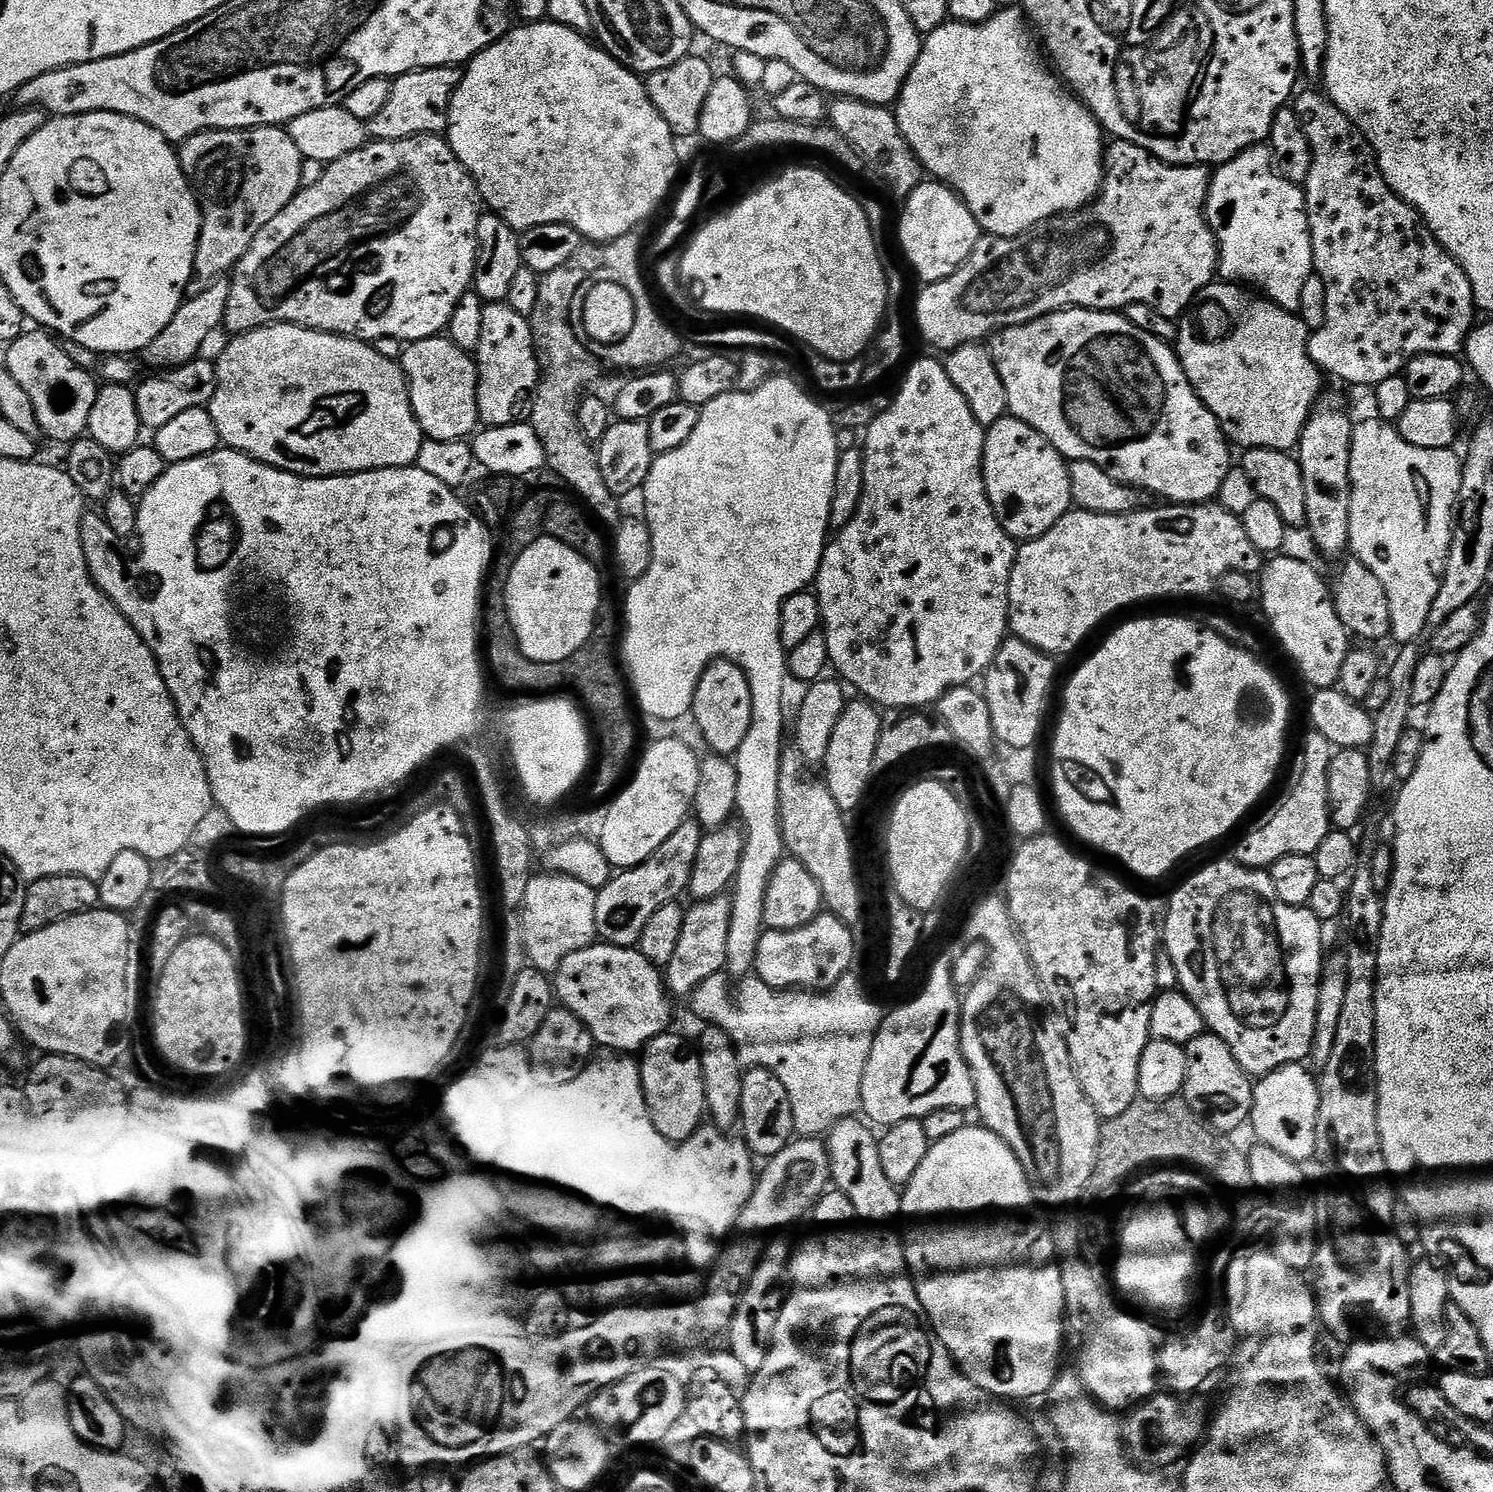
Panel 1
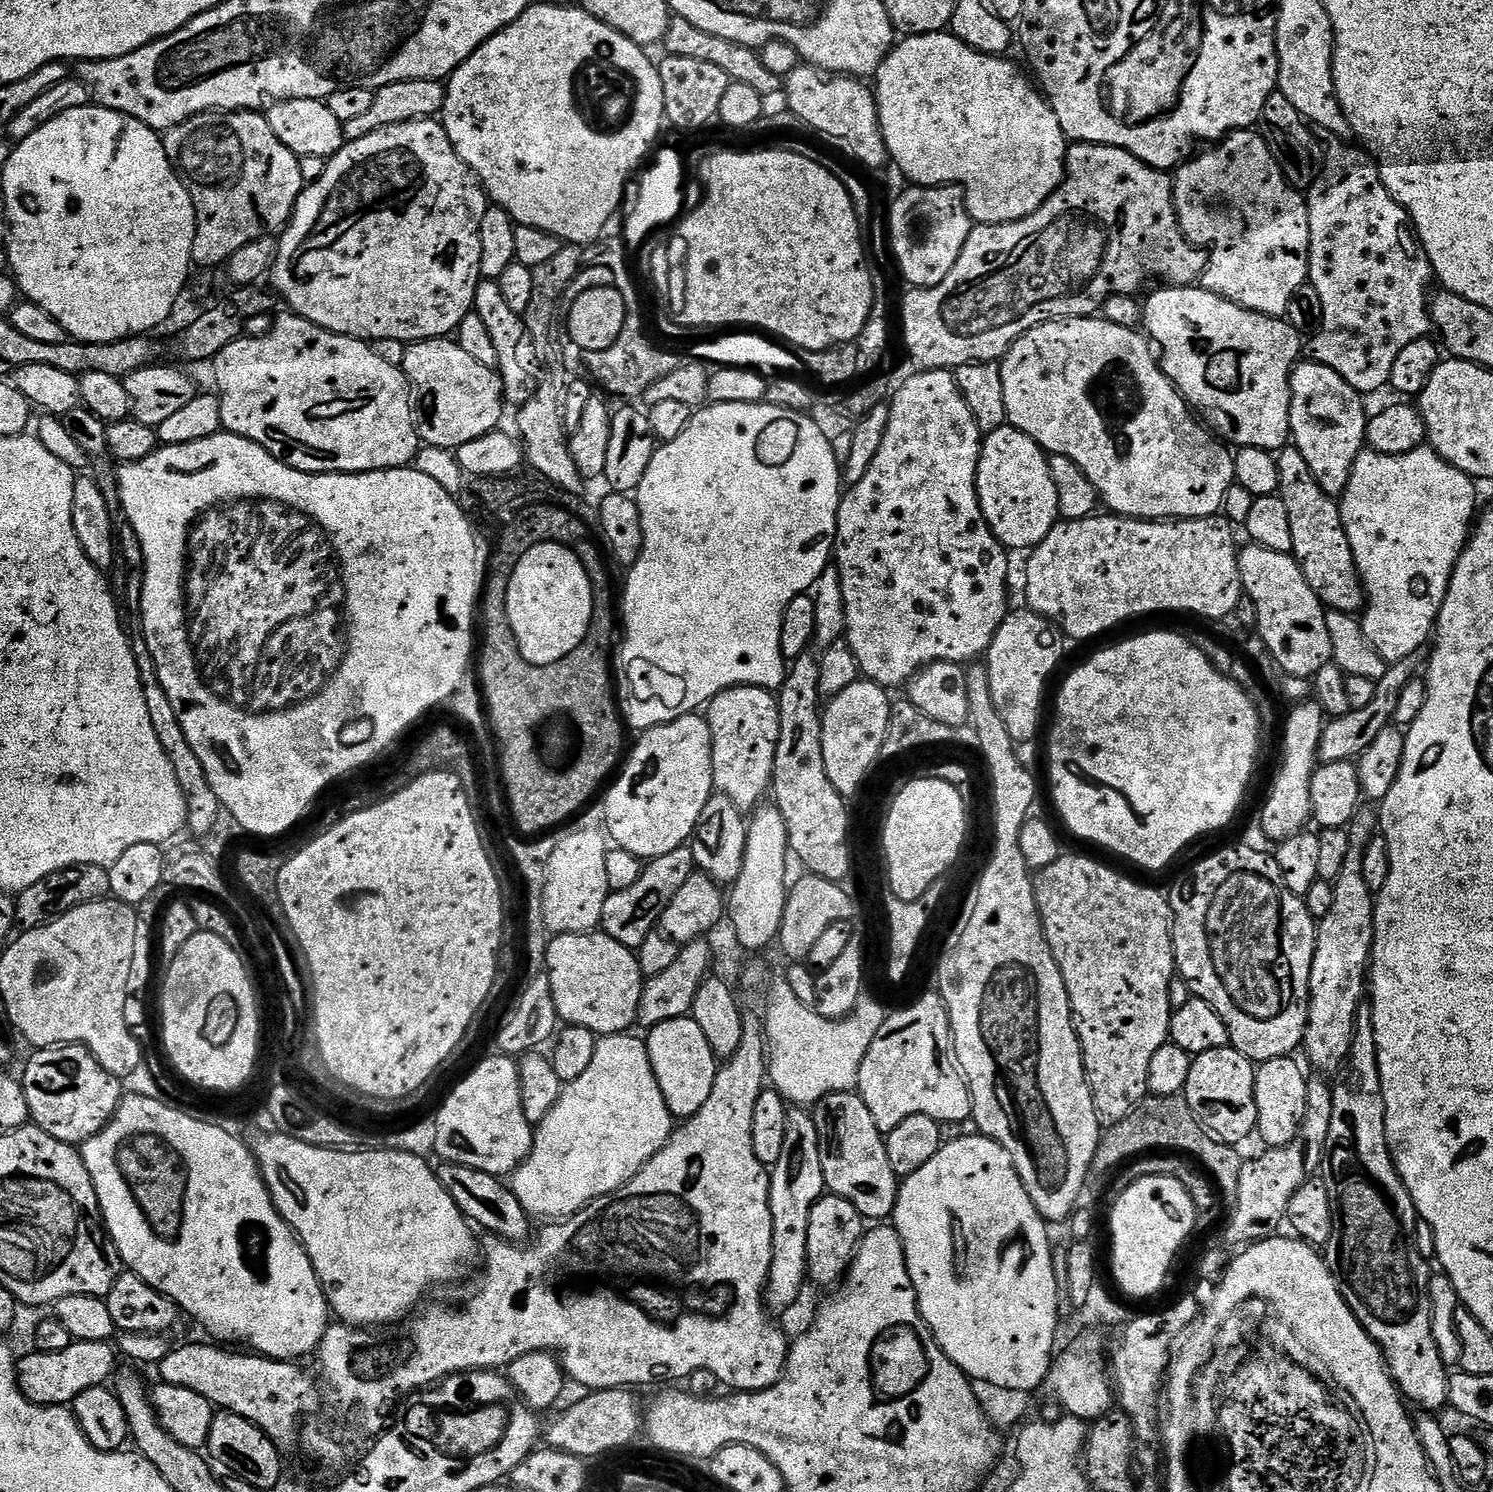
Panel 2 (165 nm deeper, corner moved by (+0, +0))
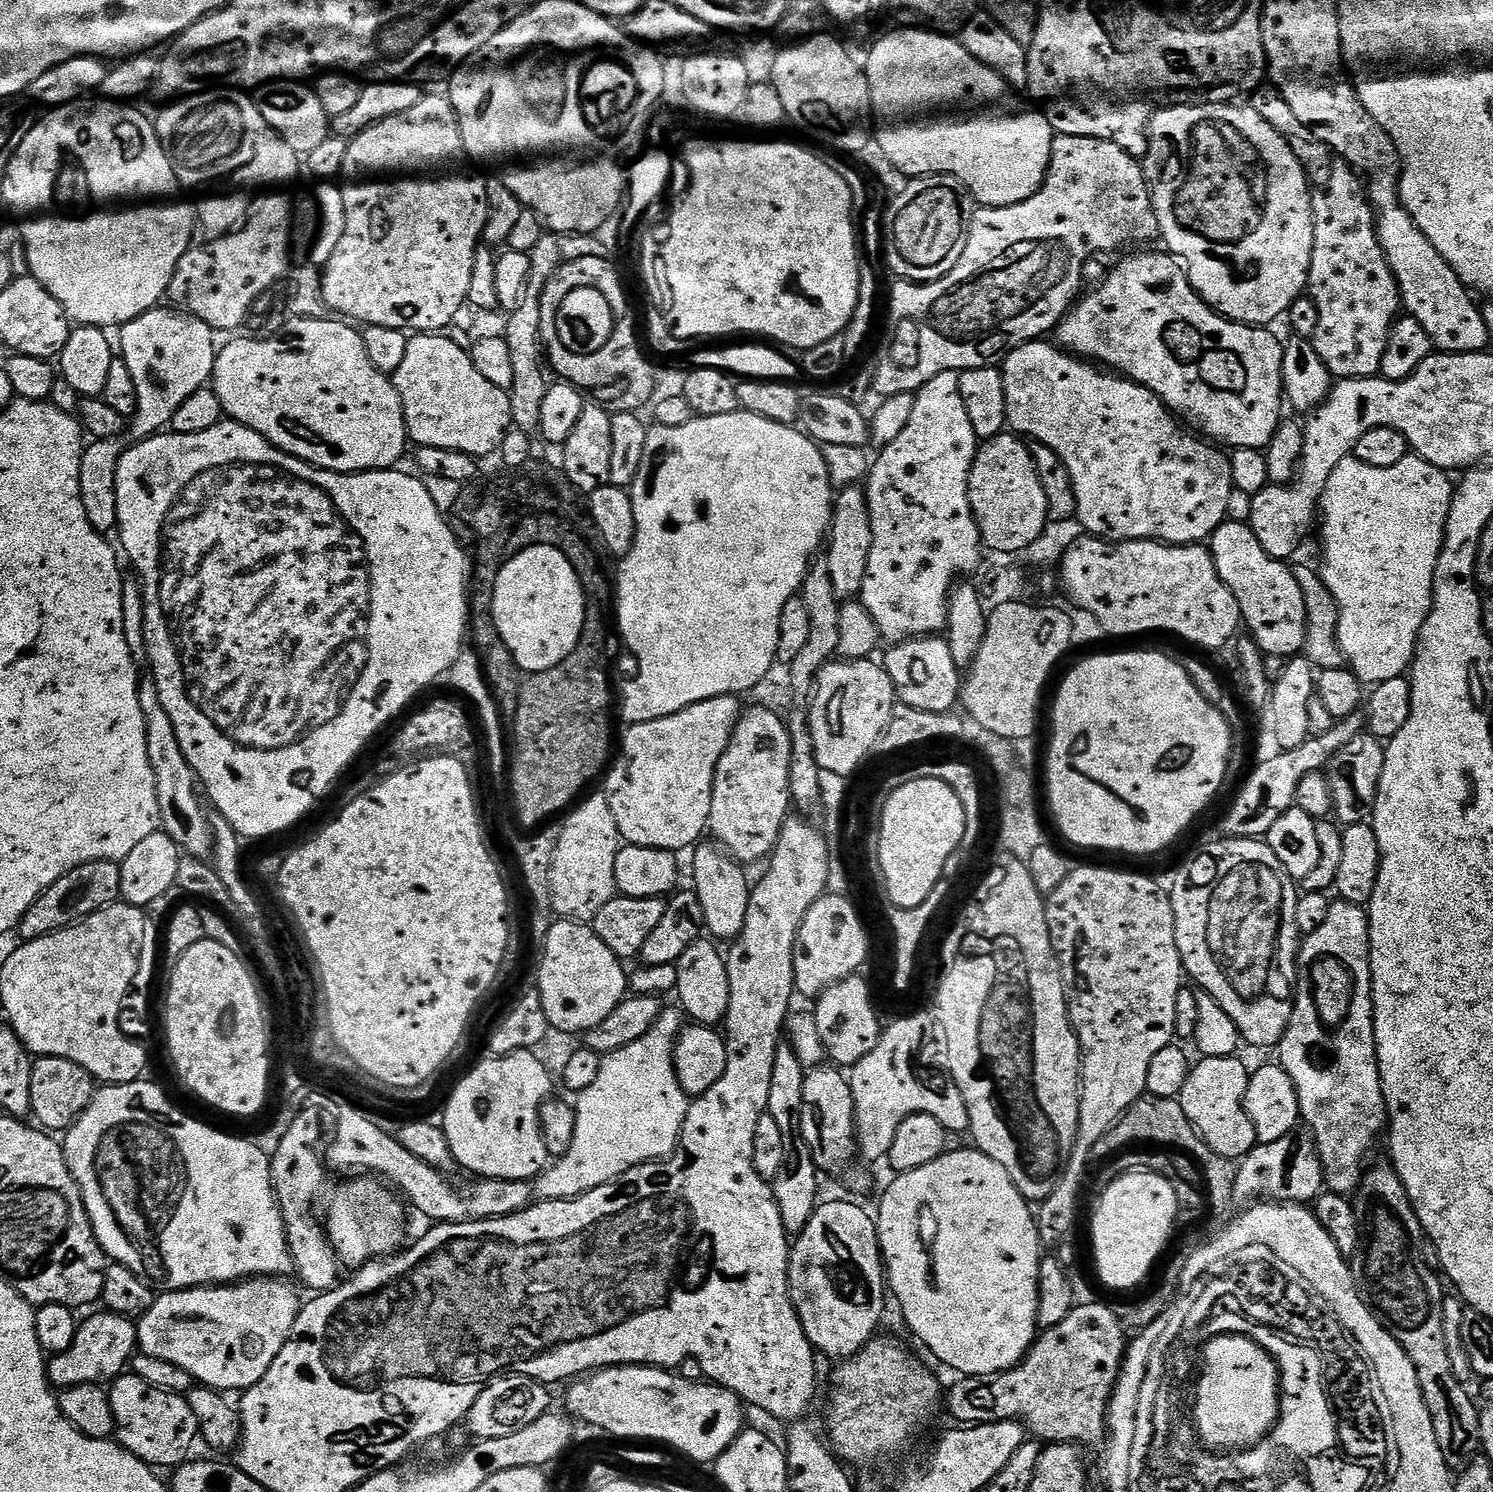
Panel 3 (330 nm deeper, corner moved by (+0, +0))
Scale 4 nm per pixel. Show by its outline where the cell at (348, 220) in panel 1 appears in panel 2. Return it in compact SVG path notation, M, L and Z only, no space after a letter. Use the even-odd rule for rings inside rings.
M439 119L411 120L394 126L386 126L374 130L357 140L350 140L344 147L332 155L325 163L322 178L307 185L300 193L294 206L292 216L286 227L279 233L275 260L270 269L271 287L279 295L279 299L289 304L295 315L314 322L327 332L339 336L353 336L355 340L438 340L448 338L459 329L462 318L473 311L476 303L476 287L480 285L480 259L482 258L482 218L490 207L488 194L484 185L476 176L476 171L454 150L450 138L446 134L443 123Z

